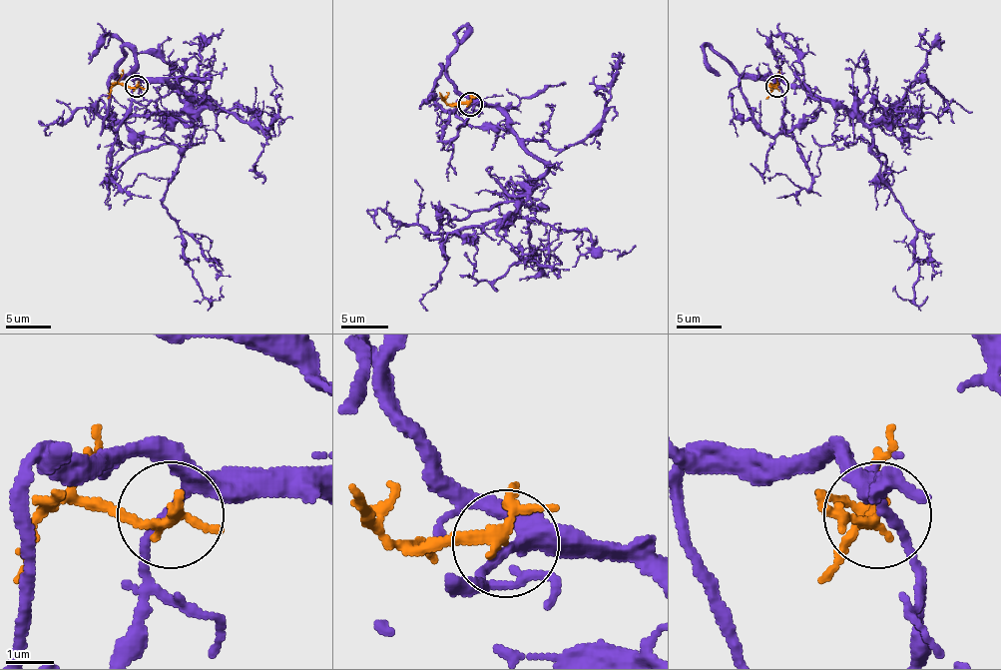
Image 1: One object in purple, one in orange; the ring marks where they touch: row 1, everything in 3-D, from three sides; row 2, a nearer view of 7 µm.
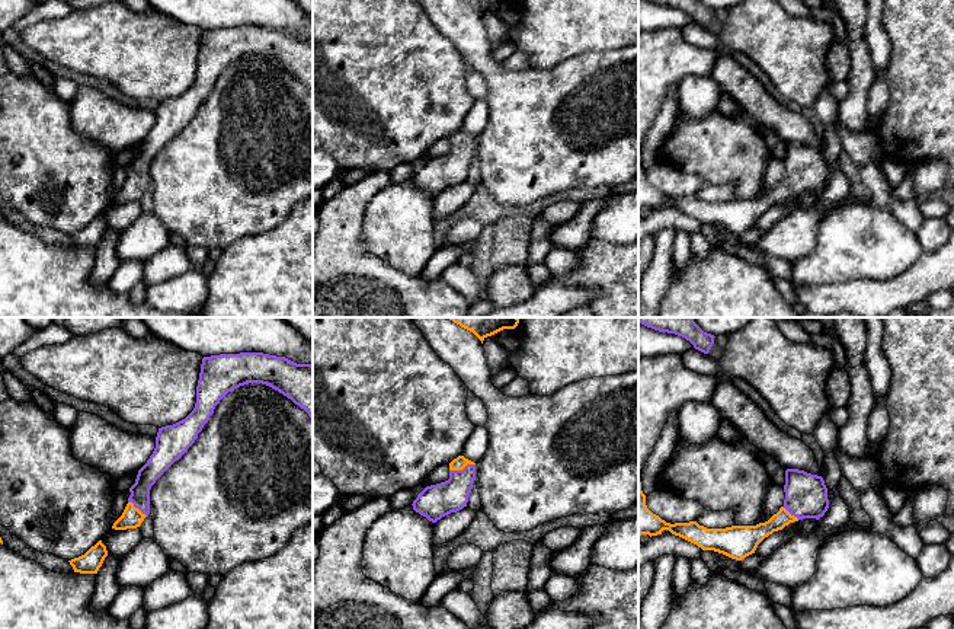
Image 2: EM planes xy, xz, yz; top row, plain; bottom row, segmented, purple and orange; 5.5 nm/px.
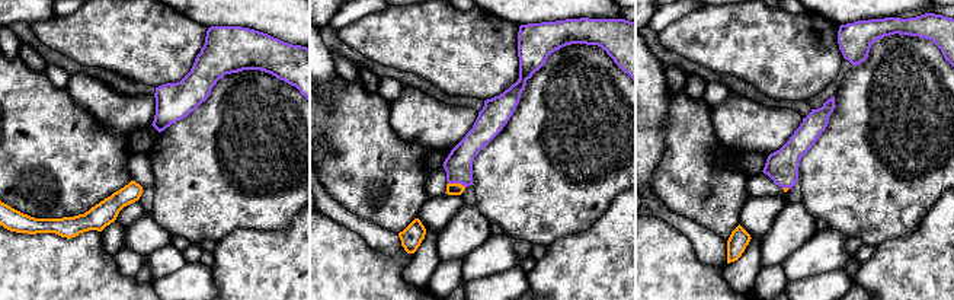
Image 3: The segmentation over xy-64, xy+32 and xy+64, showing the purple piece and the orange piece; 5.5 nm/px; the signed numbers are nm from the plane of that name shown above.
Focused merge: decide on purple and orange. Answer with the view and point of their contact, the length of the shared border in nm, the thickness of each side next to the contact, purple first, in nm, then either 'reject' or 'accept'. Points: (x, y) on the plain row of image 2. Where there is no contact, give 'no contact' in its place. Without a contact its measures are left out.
xz (463, 143) | 150 nm | 190/70 nm | accept

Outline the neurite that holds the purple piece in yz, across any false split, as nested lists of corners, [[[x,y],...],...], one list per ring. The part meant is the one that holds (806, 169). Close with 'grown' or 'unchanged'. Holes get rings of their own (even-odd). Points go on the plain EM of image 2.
[[[787,143],[784,166],[784,179],[765,197],[707,202],[697,195],[670,198],[653,188],[646,179],[646,169],[638,151],[638,208],[652,211],[669,204],[702,224],[714,224],[742,234],[755,227],[758,218],[774,205],[803,192],[819,194],[829,182],[827,162],[822,150],[798,143]]]; grown

